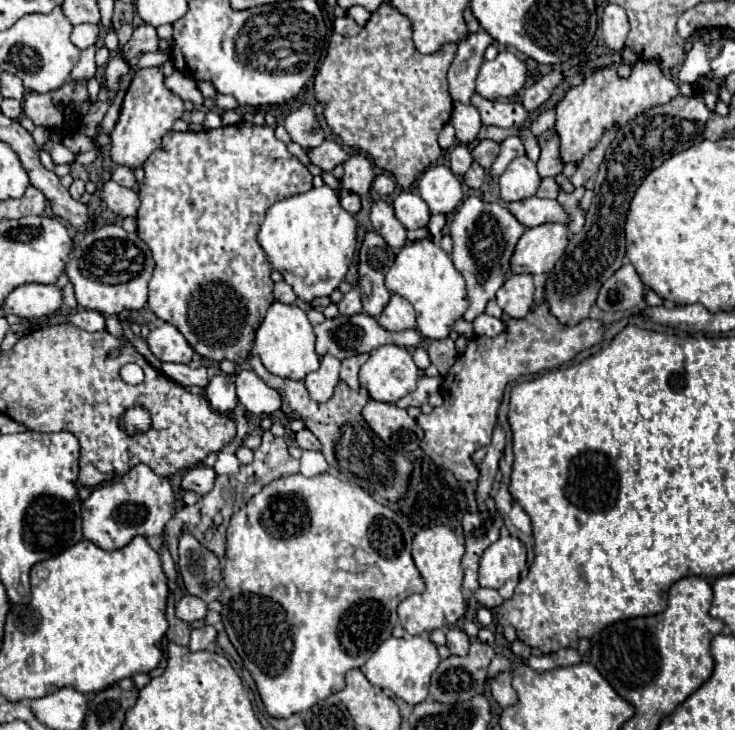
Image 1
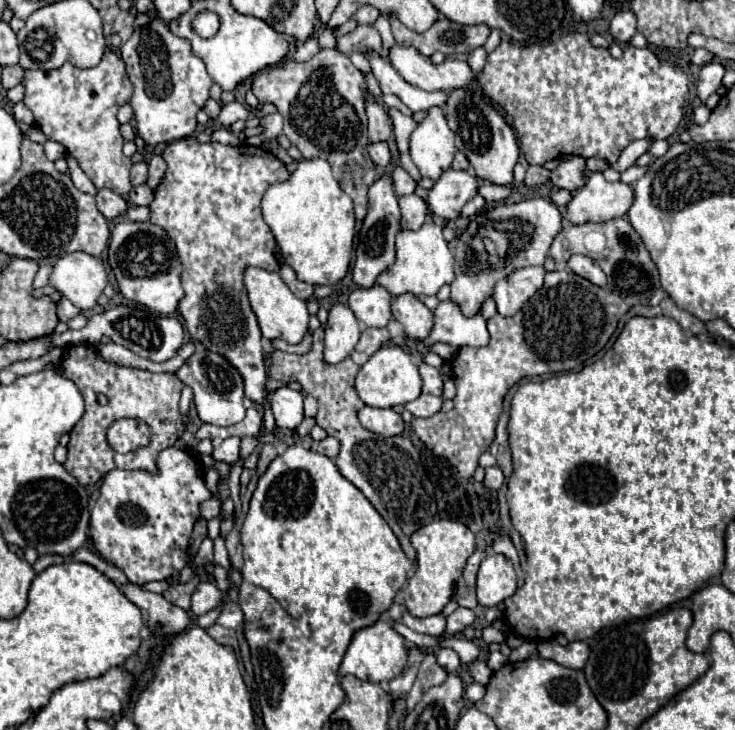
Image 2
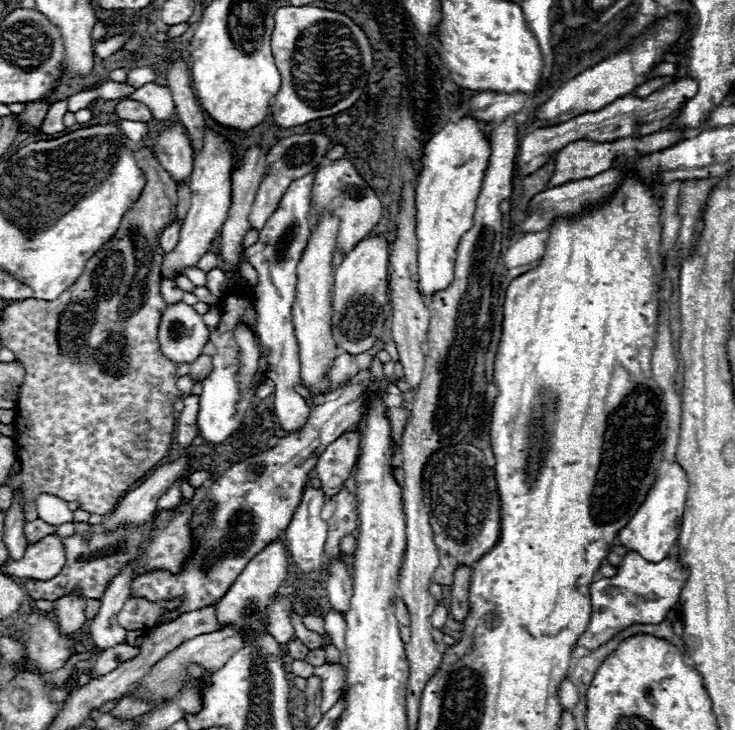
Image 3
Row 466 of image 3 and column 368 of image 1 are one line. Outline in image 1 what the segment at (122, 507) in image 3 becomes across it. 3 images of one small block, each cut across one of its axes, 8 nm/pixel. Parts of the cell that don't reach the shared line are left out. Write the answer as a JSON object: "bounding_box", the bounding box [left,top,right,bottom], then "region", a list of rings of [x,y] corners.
{"bounding_box":[342,152,374,196],"region":[[[356,152],[344,162],[344,178],[342,178],[344,188],[352,190],[354,194],[364,196],[372,180],[374,180],[374,170],[372,170],[372,162],[368,160],[368,156]]]}

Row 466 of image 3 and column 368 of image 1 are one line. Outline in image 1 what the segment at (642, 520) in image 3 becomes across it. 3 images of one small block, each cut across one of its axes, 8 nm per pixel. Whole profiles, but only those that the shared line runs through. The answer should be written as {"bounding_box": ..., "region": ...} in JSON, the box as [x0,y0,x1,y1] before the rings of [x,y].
{"bounding_box":[366,634,440,706],"region":[[[406,634],[404,638],[388,638],[374,650],[374,654],[366,662],[366,678],[370,684],[382,690],[392,690],[406,704],[416,706],[428,698],[428,678],[436,670],[438,662],[440,658],[436,646],[428,636]]]}

